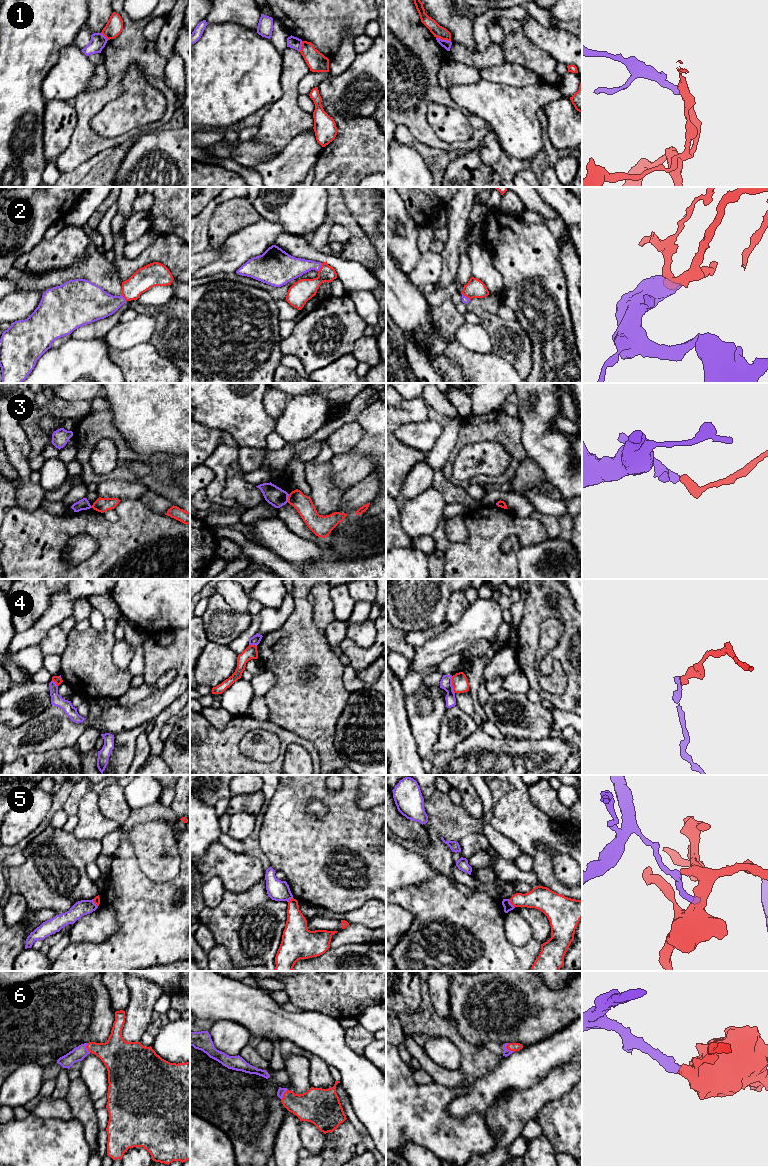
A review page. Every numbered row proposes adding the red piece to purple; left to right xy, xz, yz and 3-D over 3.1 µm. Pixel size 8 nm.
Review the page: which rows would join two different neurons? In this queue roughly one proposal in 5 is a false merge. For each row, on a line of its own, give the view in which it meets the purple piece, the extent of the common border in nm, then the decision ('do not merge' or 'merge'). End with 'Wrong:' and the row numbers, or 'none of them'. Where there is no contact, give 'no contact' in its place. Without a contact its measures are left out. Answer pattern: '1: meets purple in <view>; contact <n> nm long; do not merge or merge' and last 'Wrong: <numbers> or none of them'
1: meets purple in yz; contact 120 nm long; do not merge
2: meets purple in xz; contact 80 nm long; merge
3: meets purple in xz; contact 70 nm long; do not merge
4: meets purple in yz; contact 150 nm long; do not merge
5: meets purple in yz; contact 90 nm long; do not merge
6: meets purple in yz; contact 90 nm long; merge
Wrong: 1, 3, 4, 5

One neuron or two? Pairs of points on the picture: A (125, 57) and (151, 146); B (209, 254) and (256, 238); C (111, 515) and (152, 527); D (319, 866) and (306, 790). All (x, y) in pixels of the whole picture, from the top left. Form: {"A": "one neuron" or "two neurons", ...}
{"A": "two neurons", "B": "two neurons", "C": "two neurons", "D": "one neuron"}

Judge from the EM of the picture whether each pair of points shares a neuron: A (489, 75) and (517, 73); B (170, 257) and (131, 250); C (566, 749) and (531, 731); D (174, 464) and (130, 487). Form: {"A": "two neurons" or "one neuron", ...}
{"A": "one neuron", "B": "two neurons", "C": "two neurons", "D": "two neurons"}

